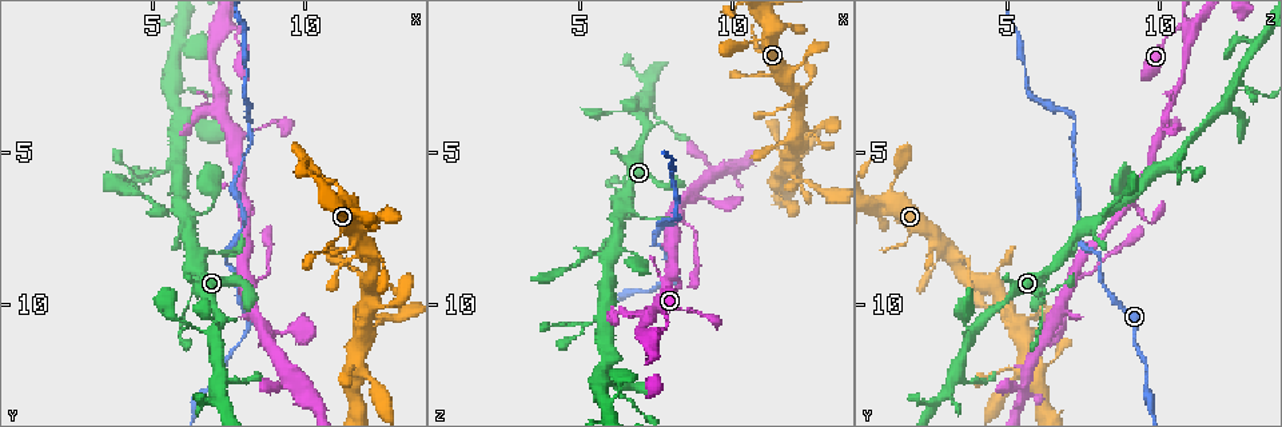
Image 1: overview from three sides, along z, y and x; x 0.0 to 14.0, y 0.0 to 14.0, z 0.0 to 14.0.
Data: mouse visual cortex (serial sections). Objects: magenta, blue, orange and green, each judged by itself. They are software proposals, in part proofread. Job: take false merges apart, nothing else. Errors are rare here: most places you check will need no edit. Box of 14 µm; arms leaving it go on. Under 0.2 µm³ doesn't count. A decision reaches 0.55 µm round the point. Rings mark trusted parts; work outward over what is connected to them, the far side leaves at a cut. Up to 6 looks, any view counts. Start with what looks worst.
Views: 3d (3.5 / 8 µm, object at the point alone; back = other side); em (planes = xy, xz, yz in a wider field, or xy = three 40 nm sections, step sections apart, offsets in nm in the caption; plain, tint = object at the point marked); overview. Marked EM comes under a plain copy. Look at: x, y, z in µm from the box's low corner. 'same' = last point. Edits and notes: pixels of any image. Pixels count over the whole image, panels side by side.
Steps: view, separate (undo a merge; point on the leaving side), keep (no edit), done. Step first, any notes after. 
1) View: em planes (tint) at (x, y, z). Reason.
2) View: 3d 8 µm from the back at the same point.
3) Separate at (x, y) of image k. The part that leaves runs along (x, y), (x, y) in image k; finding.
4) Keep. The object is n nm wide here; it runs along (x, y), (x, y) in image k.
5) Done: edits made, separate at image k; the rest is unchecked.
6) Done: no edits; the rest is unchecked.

View: 3d 3.5 µm at (5.7, 3.4, 12.1).

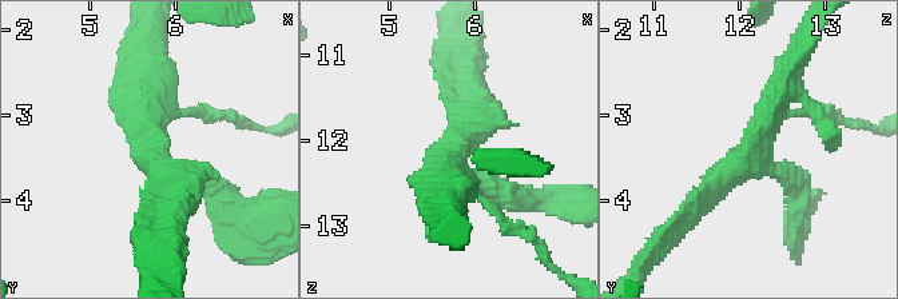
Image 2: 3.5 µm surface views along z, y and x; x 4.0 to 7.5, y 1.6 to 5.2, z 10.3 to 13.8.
View: em xy step 1 (tint) at (5.75, 3.45, 12.15). 4 arms meet here; the arms are 150, 250, 350, 350 nm wide.

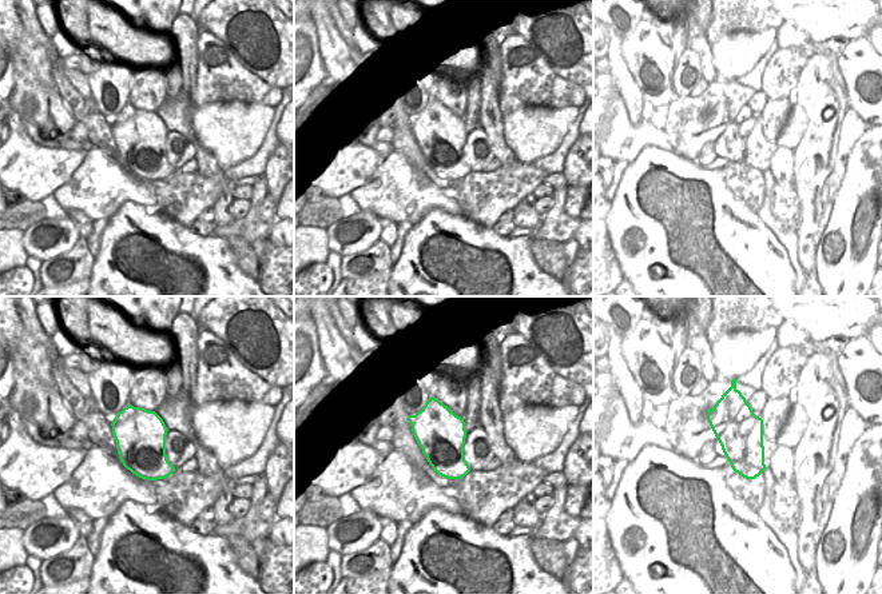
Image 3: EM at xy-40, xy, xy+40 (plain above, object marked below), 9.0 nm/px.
View: em xy step 3 (tint) at the same point.

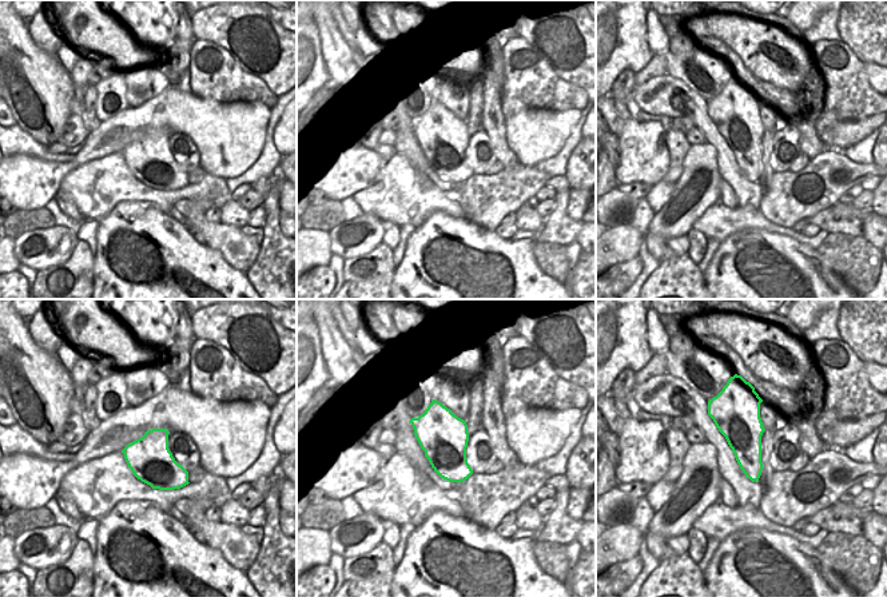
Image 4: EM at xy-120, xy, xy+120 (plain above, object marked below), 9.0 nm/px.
Keep. Continuous, no second cell.

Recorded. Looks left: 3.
View: 3d 8 µm at (7.4, 1.0, 10.9). A fork.

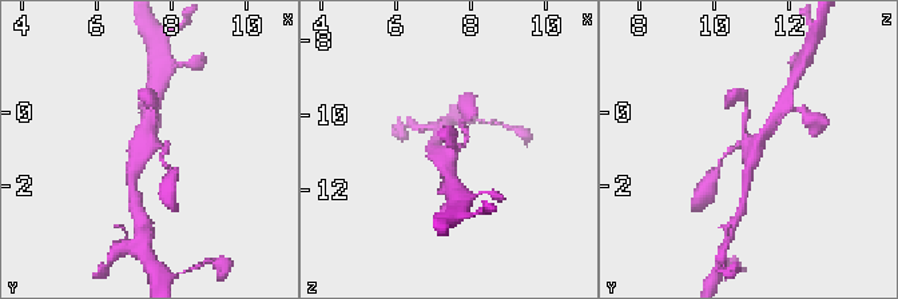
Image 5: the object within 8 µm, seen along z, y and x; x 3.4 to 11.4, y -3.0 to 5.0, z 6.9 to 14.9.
View: 3d 3.5 µm at (7.3, 0.9, 11.0).

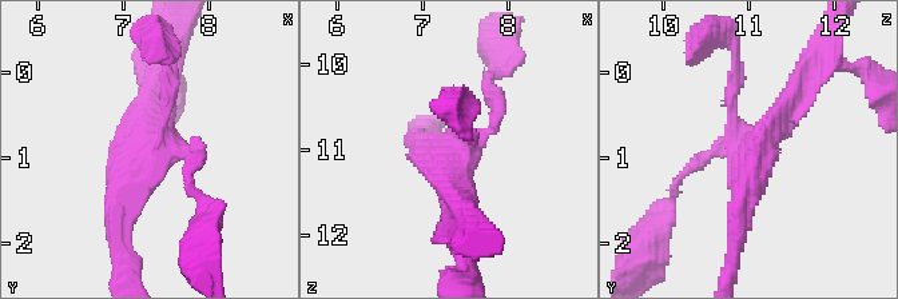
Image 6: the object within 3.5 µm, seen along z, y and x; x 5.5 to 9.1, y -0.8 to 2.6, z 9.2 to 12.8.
View: em xy step 5 (tint) at (7.30, 0.95, 11.00).

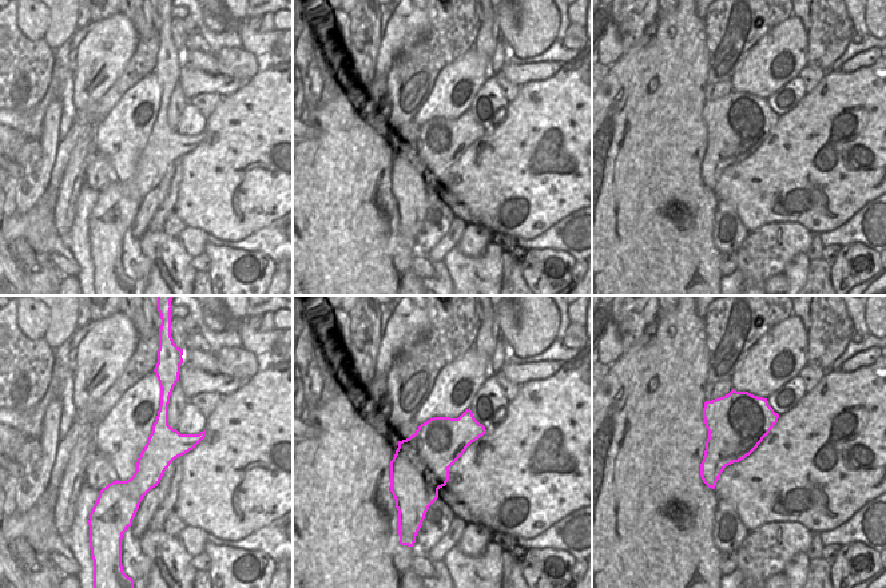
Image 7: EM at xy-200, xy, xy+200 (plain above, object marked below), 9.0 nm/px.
Keep. It runs along (187, 168), (197, 152), (143, 156), (118, 226) in image 6; continuous, no second cell.

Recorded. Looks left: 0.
Done: no edits; the rest is unchecked.

